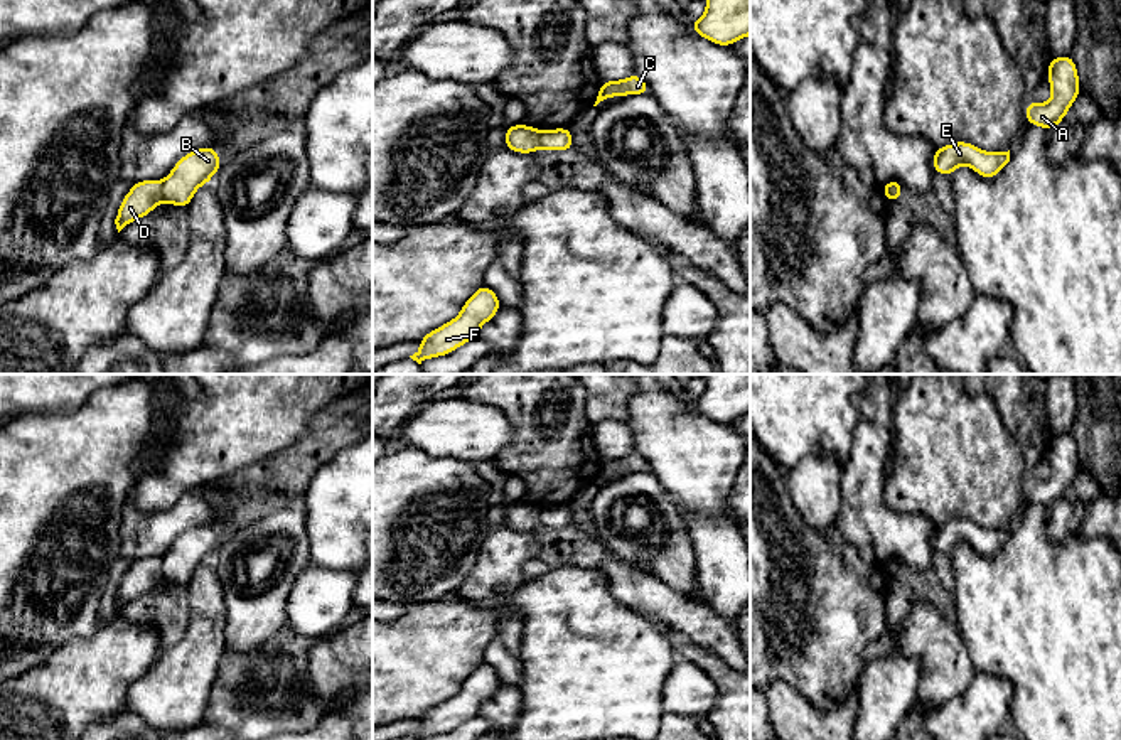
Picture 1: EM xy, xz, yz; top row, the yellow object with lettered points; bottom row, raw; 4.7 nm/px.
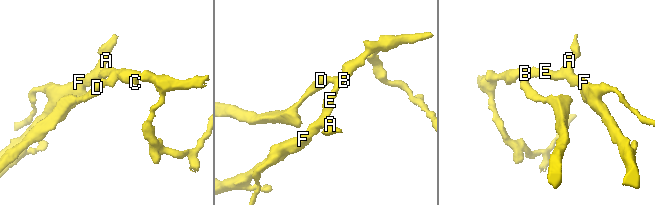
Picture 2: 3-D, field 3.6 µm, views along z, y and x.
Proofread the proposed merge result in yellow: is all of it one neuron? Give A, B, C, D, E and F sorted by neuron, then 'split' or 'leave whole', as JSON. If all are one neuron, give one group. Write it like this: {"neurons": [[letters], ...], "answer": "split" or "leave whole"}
{"neurons": [["A", "B", "C", "E", "F"], ["D"]], "answer": "split"}

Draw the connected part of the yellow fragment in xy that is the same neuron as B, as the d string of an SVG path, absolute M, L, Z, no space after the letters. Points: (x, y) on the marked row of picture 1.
M214 147L185 153L162 180L164 202L187 209L196 190L209 184L221 165Z

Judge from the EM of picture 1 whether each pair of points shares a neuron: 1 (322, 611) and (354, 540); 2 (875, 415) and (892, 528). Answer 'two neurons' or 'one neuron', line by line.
1: two neurons
2: one neuron

